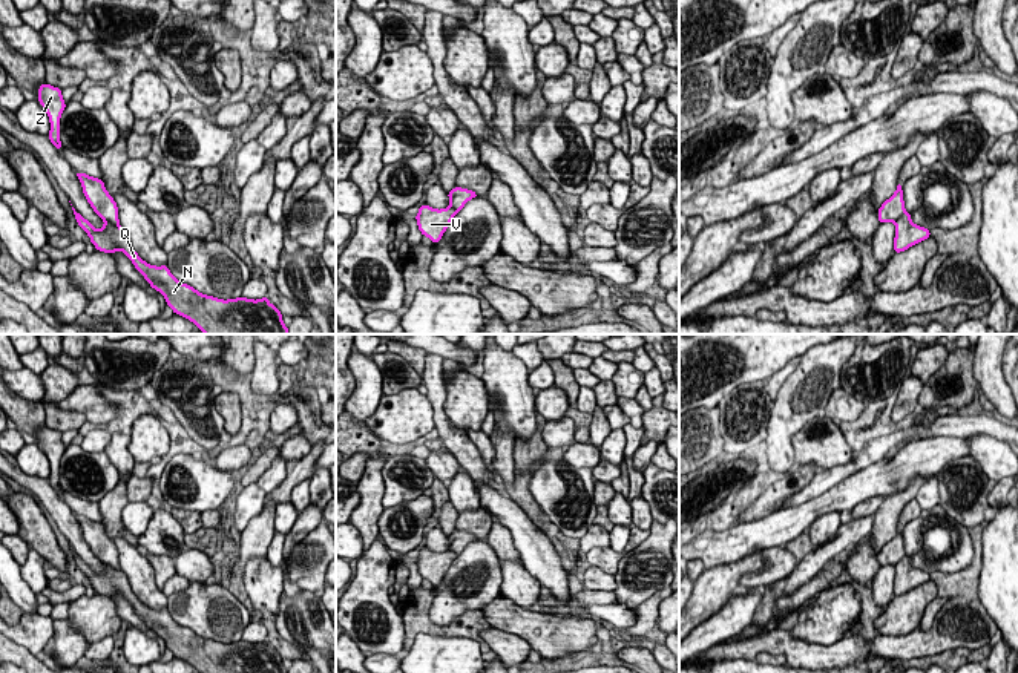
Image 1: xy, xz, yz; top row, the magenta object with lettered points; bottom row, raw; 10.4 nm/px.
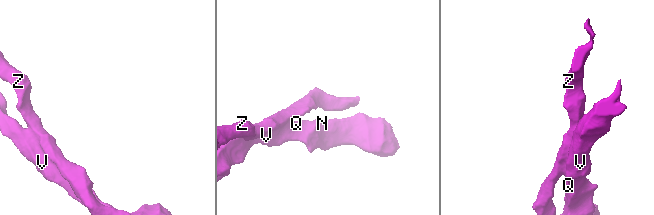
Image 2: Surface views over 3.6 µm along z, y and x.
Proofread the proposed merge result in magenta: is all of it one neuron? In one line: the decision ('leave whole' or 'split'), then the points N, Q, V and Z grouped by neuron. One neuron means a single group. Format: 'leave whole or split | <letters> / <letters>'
split | N Q V / Z

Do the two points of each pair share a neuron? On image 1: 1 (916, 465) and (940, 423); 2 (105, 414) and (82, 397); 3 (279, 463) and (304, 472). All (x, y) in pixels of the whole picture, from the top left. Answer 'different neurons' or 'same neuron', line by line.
1: different neurons
2: same neuron
3: different neurons

